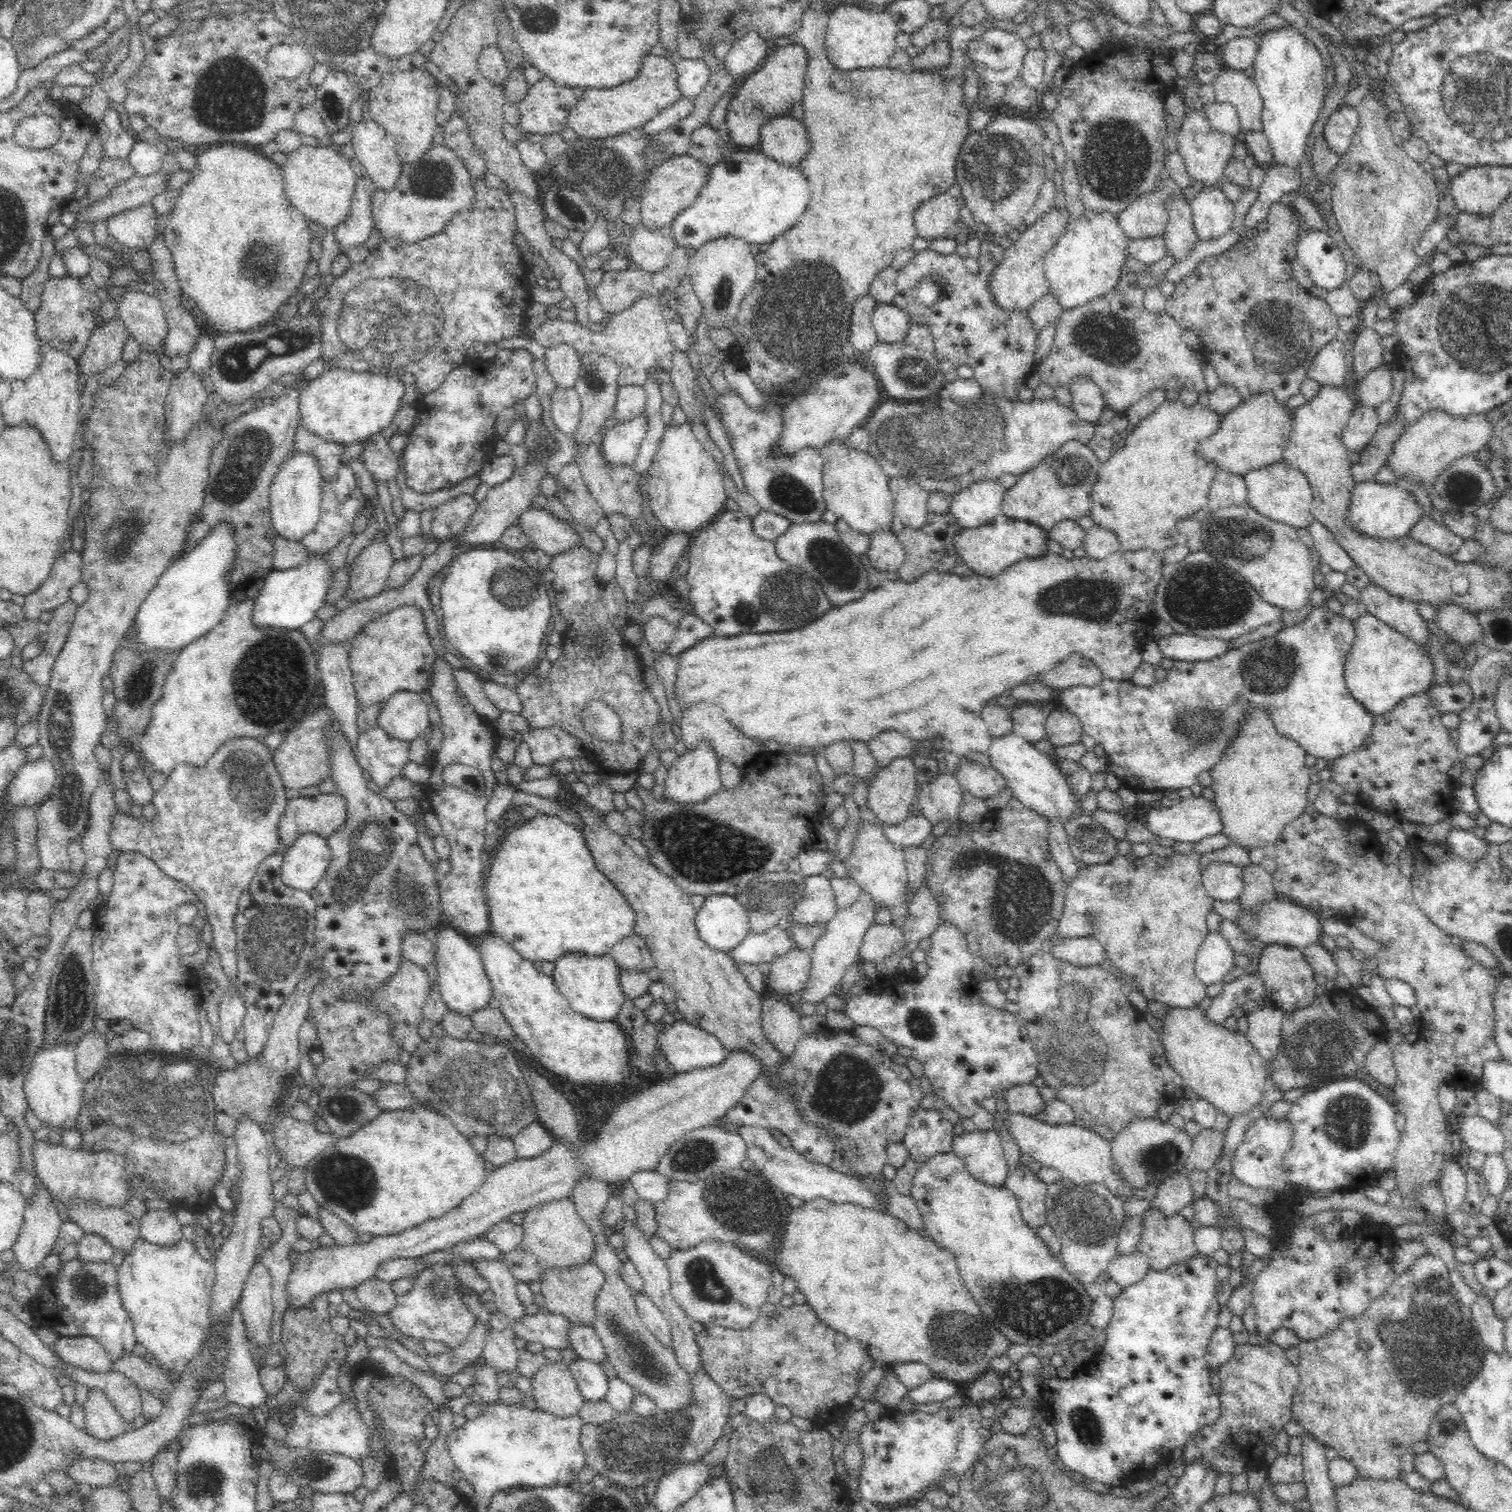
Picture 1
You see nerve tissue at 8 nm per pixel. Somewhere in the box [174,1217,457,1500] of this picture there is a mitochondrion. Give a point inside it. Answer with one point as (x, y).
(312, 1468)

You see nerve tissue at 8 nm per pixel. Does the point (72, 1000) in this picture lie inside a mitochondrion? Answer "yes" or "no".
yes

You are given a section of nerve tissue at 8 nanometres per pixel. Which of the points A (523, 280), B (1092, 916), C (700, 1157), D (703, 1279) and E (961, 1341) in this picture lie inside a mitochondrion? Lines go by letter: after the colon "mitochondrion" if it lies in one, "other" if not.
A: other
B: mitochondrion
C: mitochondrion
D: mitochondrion
E: mitochondrion

